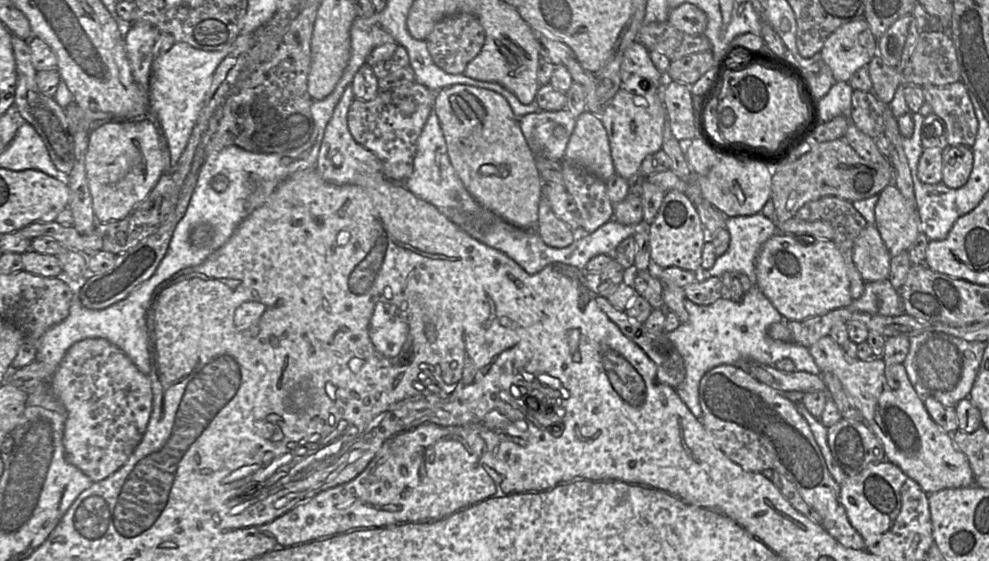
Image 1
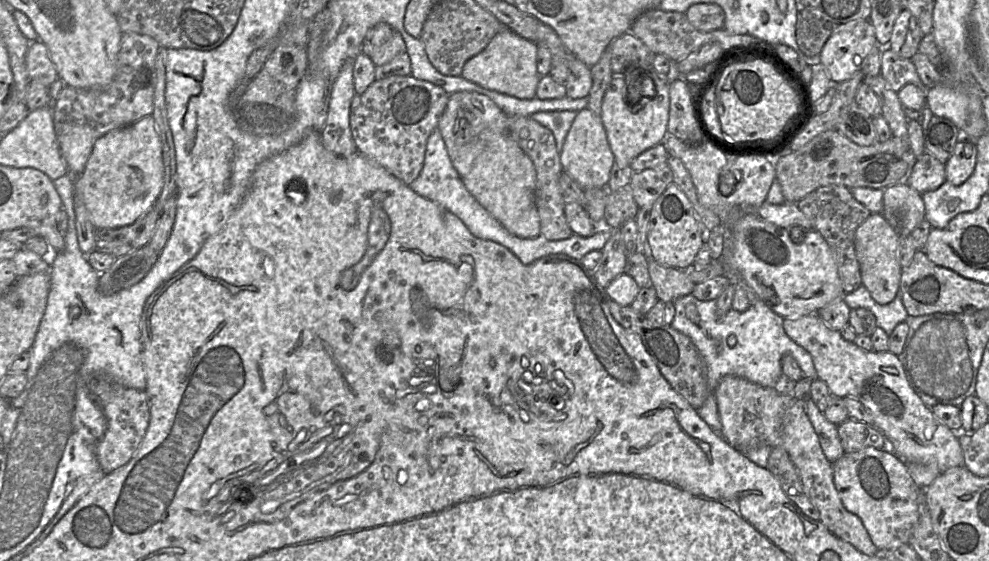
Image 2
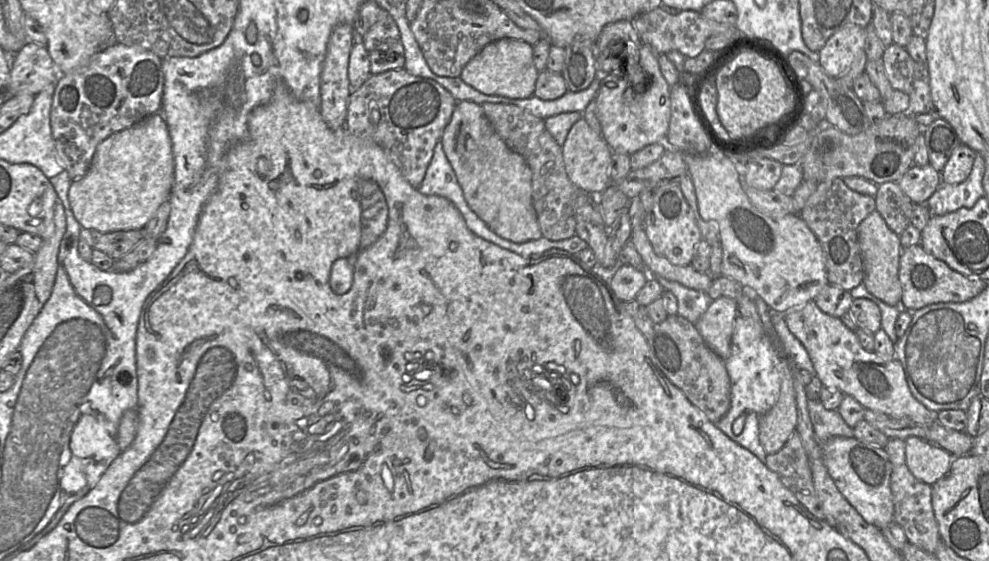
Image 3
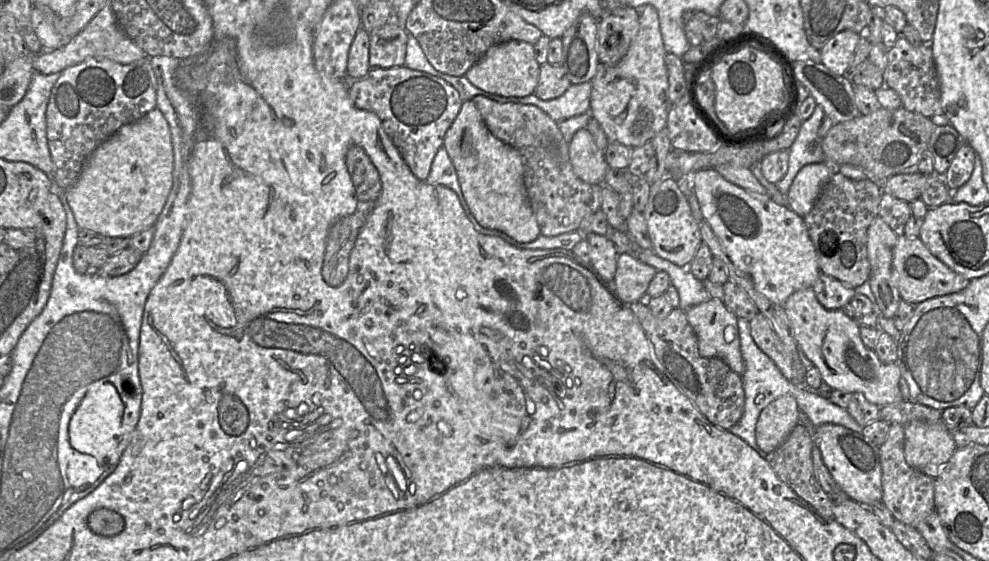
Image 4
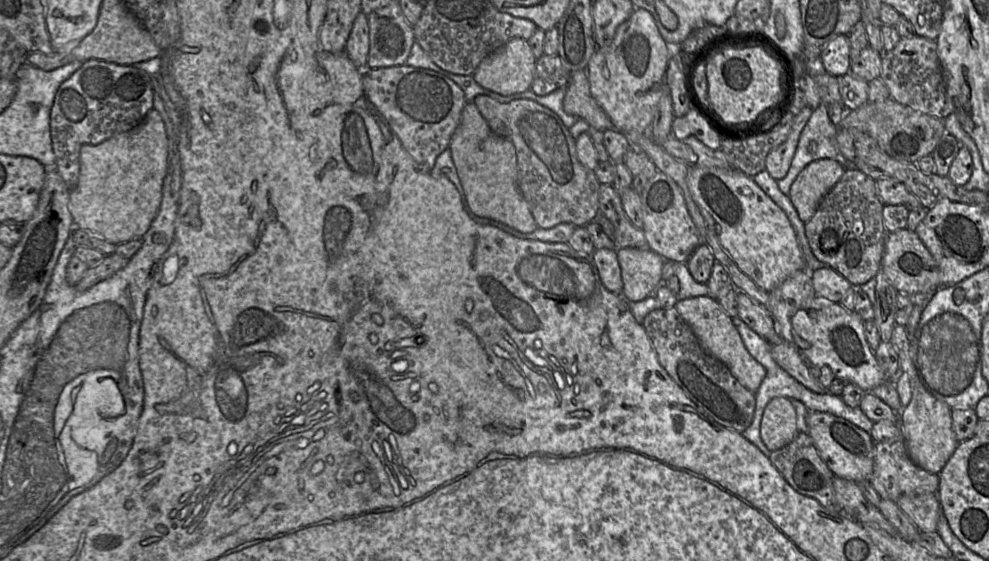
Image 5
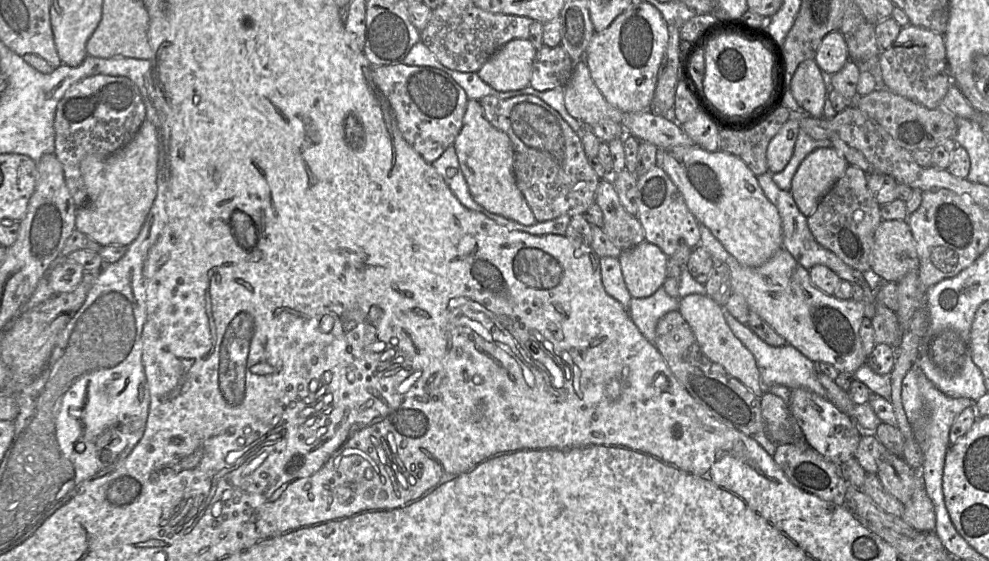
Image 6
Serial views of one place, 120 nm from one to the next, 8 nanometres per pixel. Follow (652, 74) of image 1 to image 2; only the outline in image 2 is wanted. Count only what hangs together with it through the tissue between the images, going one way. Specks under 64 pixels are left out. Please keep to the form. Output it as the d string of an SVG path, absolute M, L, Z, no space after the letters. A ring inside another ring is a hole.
M630 31L614 39L606 48L611 55L611 69L615 76L628 78L630 73L635 74L635 86L643 91L643 78L650 78L644 72L653 66L653 54L646 45Z

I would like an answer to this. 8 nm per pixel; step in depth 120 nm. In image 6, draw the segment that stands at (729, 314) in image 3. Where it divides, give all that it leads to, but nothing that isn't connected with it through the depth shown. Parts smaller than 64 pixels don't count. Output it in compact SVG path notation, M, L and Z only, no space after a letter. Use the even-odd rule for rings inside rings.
M690 294L679 299L678 311L693 331L703 354L761 398L765 390L756 359L731 331L724 317L724 308L706 294Z

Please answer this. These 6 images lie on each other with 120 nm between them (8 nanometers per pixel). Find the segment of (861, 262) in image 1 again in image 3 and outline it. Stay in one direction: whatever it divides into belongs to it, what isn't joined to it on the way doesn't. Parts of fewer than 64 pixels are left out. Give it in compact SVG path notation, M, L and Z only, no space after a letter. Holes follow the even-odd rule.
M874 210L859 224L858 240L863 257L863 283L866 289L890 306L901 306L902 287L899 282L899 263L902 247L899 235L893 232L880 213Z

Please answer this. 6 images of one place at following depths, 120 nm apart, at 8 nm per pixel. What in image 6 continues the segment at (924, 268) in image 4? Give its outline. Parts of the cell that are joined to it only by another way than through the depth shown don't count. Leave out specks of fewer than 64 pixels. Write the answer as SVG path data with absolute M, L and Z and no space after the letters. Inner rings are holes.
M883 220L871 252L871 270L885 282L897 283L920 265L915 240L906 220Z

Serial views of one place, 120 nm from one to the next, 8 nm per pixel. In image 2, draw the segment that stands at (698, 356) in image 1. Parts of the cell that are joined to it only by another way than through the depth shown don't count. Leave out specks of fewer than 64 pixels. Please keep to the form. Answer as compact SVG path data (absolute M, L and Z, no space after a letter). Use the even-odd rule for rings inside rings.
M692 293L677 298L674 305L675 316L671 326L692 340L707 367L708 386L712 393L697 411L713 431L719 434L721 431L721 421L713 392L723 377L738 376L762 387L781 387L781 359L784 354L790 354L798 362L804 378L817 379L811 355L786 334L783 327L784 318L762 300L750 305L743 312L732 308L724 316L718 315L716 300L701 301ZM689 303L697 307L698 324L686 316L685 309Z

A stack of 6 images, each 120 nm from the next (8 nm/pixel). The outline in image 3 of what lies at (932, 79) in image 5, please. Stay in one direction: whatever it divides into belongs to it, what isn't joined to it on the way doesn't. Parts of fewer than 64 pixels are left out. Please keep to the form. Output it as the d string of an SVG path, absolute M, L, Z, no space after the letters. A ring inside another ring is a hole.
M895 43L885 47L882 60L892 88L909 96L906 112L917 115L934 110L926 63L916 62L905 47Z

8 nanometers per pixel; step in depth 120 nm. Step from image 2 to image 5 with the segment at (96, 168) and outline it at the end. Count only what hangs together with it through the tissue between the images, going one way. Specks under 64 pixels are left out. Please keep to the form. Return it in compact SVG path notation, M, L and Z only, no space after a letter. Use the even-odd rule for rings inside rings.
M154 108L132 130L97 145L83 145L80 149L78 182L70 189L69 198L74 227L115 245L142 239L159 210L167 164L166 128Z

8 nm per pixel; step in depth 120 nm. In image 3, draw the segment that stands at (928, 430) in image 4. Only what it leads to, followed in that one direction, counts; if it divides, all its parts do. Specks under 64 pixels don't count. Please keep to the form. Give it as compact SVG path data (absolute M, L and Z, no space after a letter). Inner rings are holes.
M916 436L905 439L905 460L915 478L933 485L950 470L952 456L943 448Z

